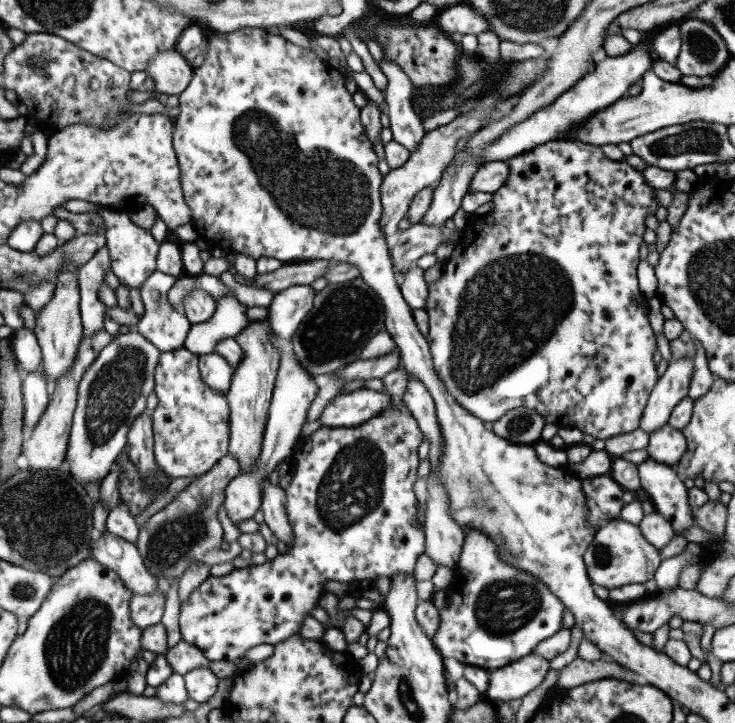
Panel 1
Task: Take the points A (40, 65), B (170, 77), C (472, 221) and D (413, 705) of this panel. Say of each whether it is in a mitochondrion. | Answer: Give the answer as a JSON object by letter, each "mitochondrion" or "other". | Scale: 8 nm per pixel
{"A":"mitochondrion","B":"mitochondrion","C":"other","D":"mitochondrion"}

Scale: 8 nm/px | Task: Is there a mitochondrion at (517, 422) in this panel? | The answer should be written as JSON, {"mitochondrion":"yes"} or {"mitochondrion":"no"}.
{"mitochondrion":"yes"}

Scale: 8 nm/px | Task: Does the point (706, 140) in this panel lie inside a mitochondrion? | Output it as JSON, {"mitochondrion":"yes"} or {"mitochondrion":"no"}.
{"mitochondrion":"yes"}

